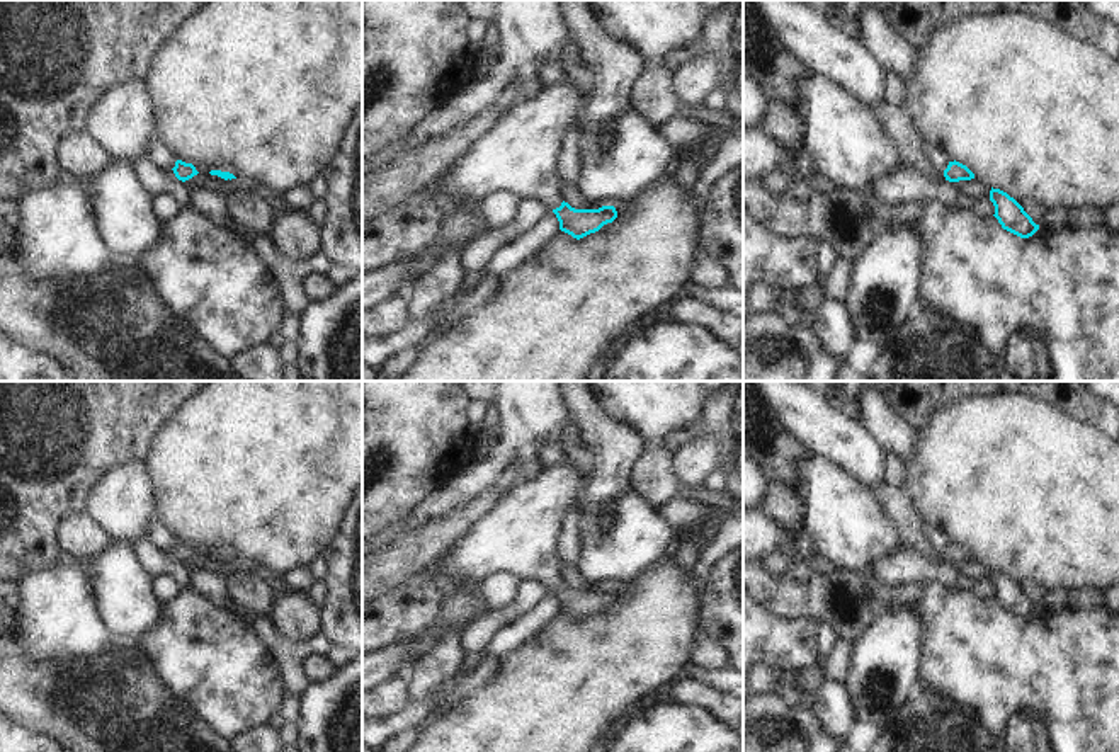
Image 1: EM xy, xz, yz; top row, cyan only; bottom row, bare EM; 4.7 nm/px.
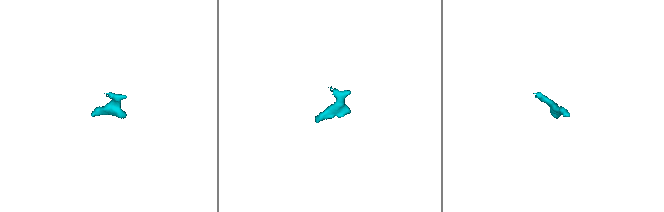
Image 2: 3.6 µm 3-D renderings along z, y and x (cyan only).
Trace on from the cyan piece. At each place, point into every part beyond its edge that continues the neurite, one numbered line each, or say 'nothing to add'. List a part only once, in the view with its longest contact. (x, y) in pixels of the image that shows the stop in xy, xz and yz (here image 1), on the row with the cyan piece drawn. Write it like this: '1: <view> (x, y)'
1: xz (519, 153)

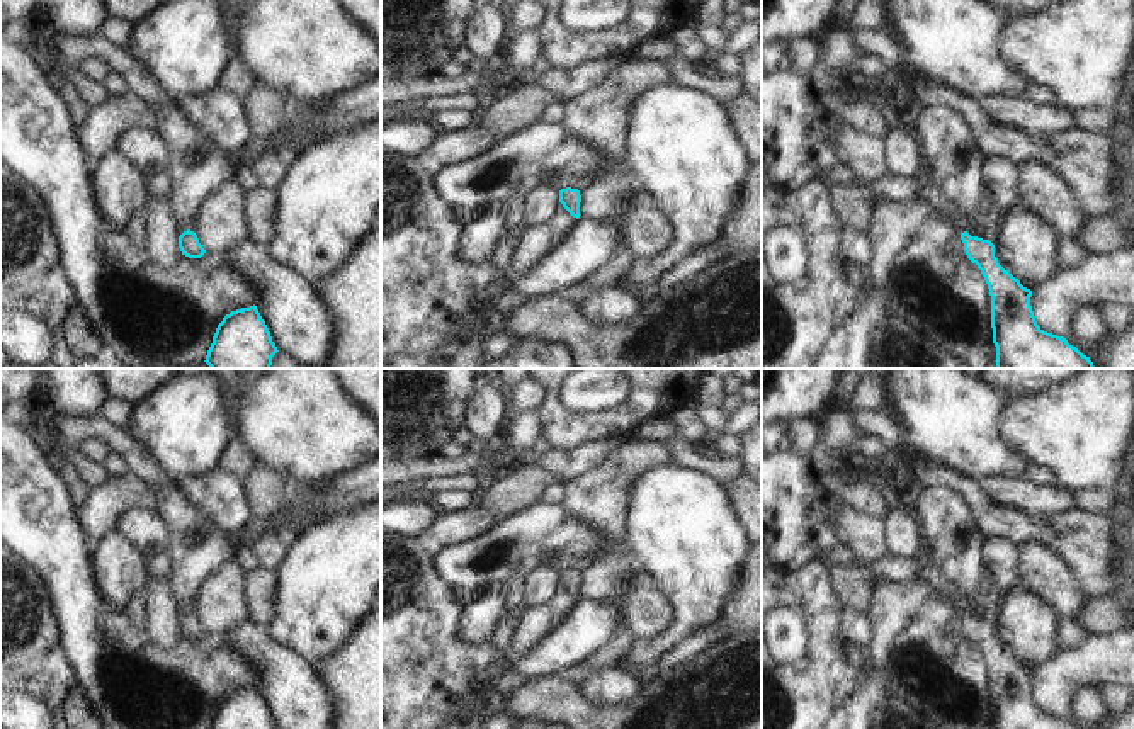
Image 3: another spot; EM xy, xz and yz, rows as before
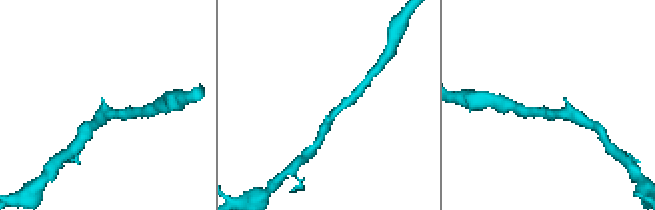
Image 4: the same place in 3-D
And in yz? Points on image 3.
1: yz (929, 191)

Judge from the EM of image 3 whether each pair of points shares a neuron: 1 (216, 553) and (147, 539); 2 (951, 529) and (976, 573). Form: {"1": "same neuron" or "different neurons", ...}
{"1": "different neurons", "2": "same neuron"}

